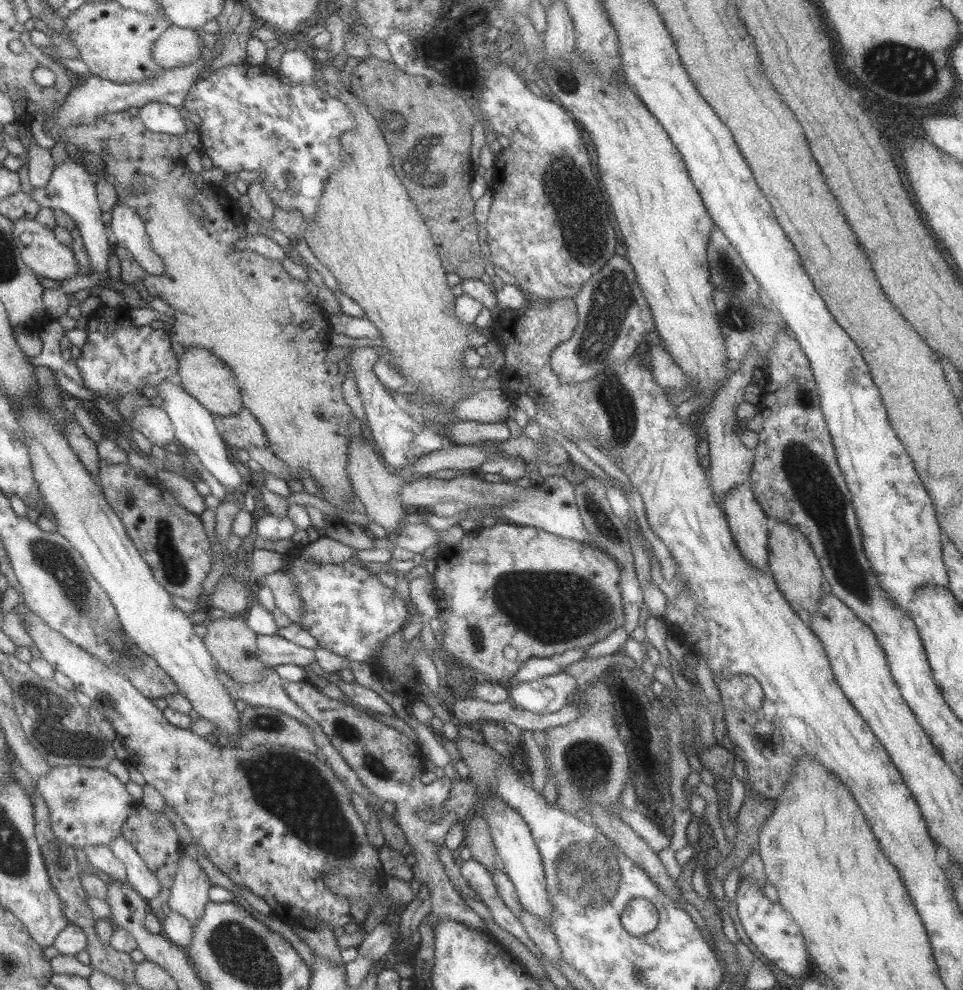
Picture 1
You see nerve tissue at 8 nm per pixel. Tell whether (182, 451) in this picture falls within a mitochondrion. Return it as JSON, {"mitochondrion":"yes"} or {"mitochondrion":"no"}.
{"mitochondrion":"no"}

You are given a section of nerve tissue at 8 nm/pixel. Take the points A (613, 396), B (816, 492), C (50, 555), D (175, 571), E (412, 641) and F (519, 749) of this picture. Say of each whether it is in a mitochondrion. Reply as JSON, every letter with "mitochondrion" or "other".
{"A":"mitochondrion","B":"mitochondrion","C":"mitochondrion","D":"mitochondrion","E":"other","F":"other"}

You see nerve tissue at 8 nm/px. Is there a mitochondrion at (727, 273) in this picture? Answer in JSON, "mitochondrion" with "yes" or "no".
{"mitochondrion":"yes"}

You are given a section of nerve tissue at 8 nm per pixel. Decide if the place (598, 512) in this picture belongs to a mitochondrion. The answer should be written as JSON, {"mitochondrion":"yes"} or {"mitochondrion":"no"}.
{"mitochondrion":"yes"}

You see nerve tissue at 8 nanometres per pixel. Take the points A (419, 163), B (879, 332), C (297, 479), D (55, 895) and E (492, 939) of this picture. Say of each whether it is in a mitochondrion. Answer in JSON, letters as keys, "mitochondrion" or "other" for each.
{"A":"mitochondrion","B":"other","C":"other","D":"other","E":"other"}

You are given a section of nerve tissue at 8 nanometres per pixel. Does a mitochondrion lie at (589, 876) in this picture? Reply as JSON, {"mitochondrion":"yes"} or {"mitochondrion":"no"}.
{"mitochondrion":"yes"}

